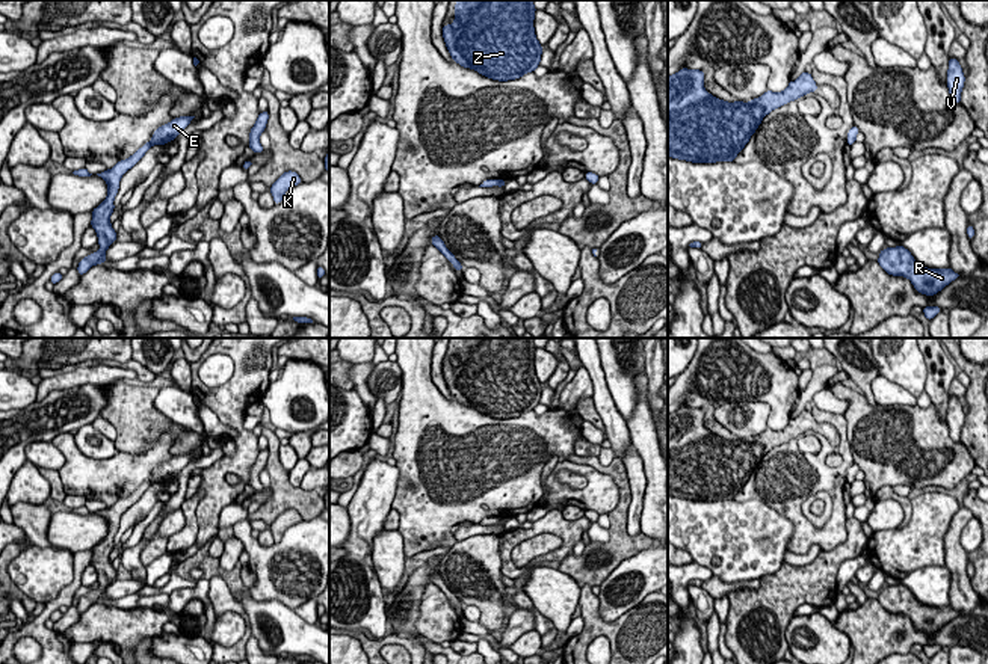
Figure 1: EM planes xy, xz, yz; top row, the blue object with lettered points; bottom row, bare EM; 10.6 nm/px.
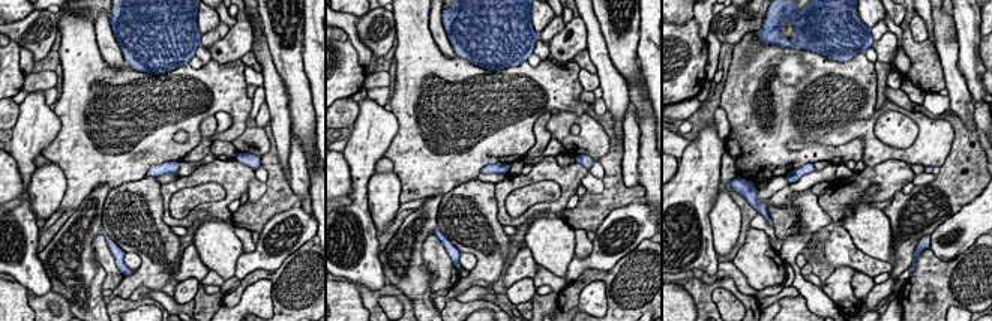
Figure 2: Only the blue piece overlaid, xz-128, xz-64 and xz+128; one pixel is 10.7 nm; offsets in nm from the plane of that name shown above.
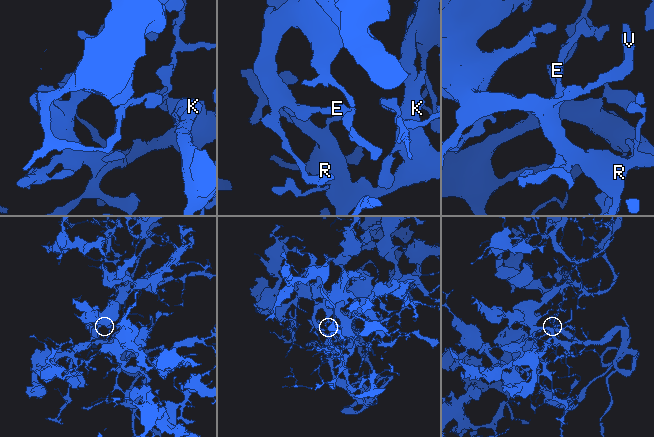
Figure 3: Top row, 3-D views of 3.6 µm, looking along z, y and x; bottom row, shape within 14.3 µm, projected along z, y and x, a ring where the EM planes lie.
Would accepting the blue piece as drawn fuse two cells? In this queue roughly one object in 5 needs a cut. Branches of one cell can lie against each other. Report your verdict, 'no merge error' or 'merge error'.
no merge error

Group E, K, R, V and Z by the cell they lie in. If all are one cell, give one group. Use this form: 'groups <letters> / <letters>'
groups E K R V Z

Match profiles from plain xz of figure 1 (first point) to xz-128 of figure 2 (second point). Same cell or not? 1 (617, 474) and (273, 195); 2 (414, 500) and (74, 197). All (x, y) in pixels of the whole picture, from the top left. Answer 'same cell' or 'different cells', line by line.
1: same cell
2: same cell

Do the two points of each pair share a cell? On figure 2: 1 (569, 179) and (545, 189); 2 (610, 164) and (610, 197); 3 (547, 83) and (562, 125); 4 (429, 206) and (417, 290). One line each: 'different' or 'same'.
1: different
2: same
3: different
4: same

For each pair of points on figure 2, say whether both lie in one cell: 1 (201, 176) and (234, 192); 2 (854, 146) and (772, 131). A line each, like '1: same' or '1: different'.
1: same
2: same

